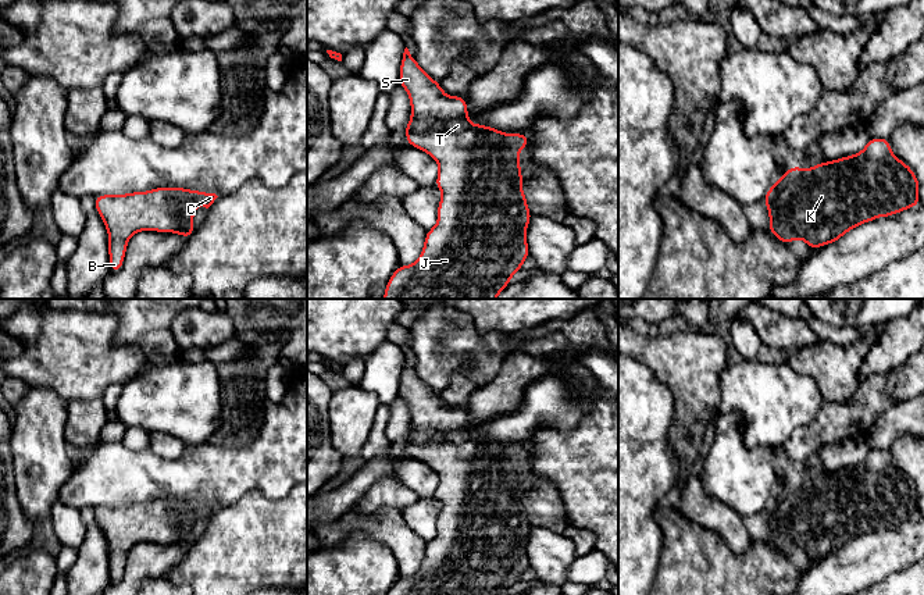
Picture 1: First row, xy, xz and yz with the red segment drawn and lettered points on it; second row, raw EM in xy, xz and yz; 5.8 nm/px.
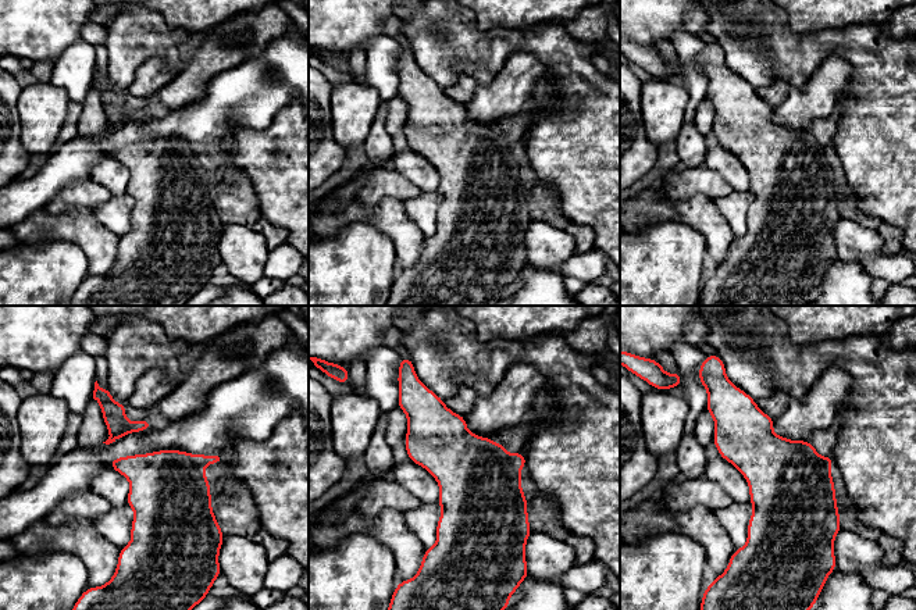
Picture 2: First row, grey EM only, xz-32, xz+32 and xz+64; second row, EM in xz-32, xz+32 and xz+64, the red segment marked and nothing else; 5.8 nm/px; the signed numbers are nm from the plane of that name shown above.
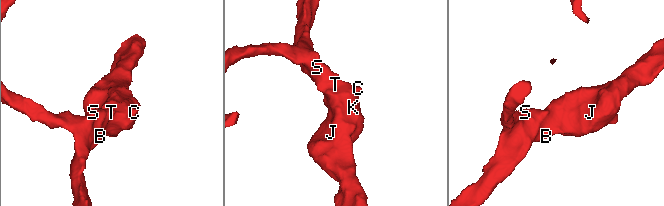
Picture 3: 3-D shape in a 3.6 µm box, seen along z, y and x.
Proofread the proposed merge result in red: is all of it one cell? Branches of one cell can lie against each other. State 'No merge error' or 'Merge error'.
No merge error

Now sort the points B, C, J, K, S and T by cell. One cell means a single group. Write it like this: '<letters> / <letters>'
B C J K S T

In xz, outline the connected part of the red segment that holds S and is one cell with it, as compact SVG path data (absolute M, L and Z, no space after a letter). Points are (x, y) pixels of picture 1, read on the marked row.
M407 47L399 85L406 89L411 107L406 142L438 163L435 186L443 195L438 222L427 231L418 260L396 268L382 299L496 299L529 257L527 227L532 214L522 190L518 154L528 147L528 135L470 124L465 97L446 97L439 82L422 71Z

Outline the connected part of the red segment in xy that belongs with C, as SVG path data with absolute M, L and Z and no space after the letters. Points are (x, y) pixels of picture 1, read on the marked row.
M178 186L94 196L94 210L101 215L108 234L110 272L122 268L126 245L133 234L172 232L188 239L196 231L196 206L208 209L217 197L215 193Z

